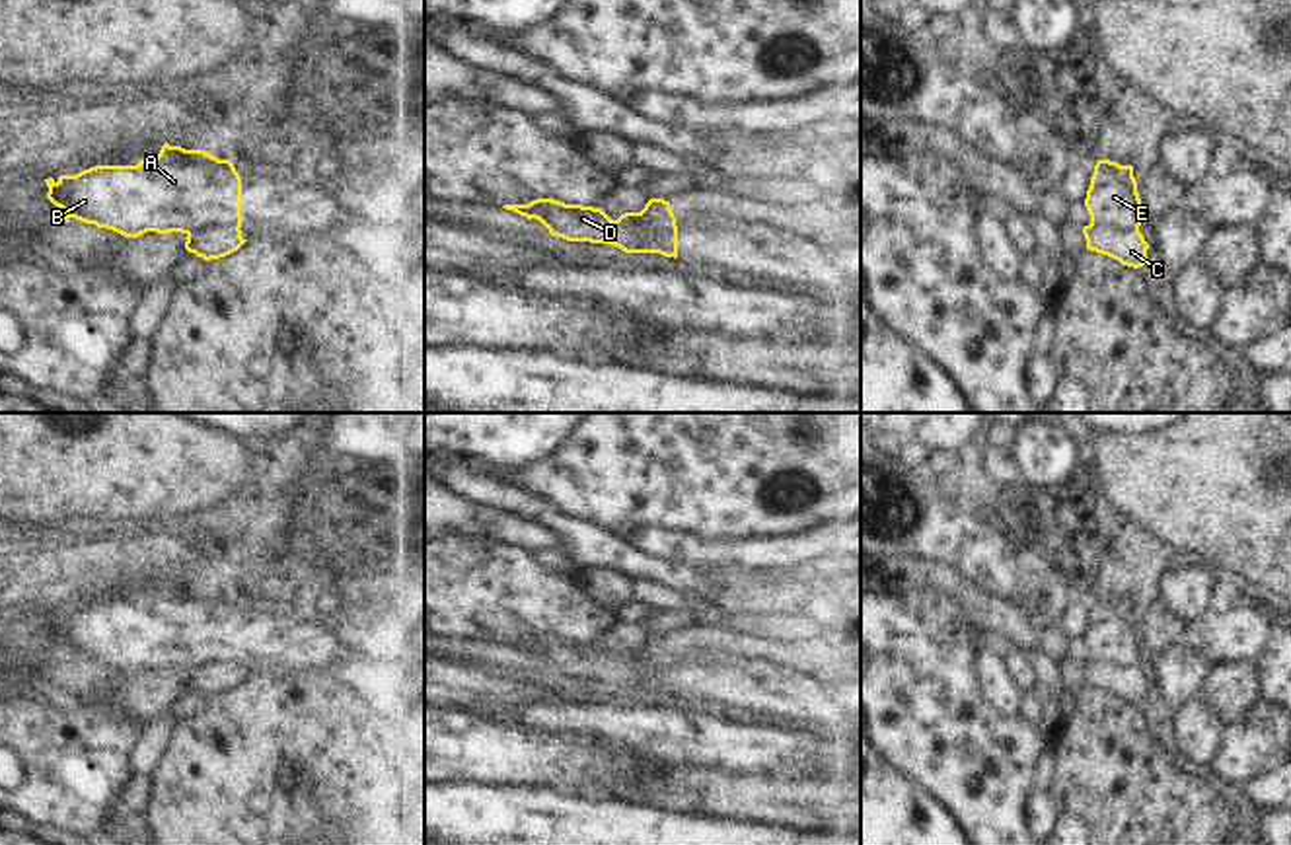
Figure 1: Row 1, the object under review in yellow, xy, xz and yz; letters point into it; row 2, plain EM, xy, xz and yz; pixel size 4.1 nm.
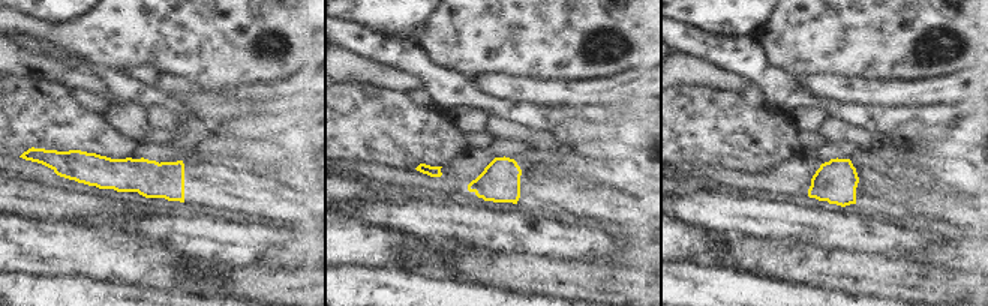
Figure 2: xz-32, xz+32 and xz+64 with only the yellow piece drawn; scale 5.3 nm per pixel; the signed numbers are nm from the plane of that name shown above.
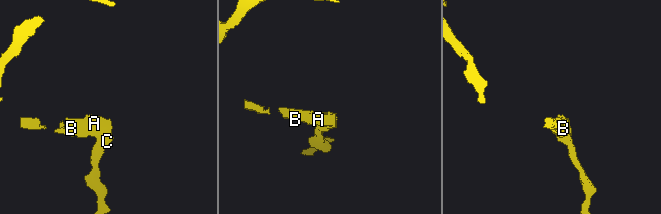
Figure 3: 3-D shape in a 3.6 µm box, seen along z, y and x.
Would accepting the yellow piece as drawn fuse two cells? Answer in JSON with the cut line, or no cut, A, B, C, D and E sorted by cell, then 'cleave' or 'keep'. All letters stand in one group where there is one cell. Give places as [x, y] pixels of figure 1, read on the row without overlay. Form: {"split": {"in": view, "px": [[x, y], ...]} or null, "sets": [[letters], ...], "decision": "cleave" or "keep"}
{"split": {"in": "xy", "px": [[238, 662], [201, 662], [187, 670]]}, "sets": [["A", "B", "D", "E"], ["C"]], "decision": "cleave"}

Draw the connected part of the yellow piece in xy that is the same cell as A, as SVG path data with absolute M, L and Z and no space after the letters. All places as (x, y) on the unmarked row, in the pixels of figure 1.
M162 582L154 594L136 602L95 602L76 611L45 615L47 635L64 648L97 664L113 666L125 674L146 668L197 668L201 664L241 664L241 613L230 596L218 596L204 586Z

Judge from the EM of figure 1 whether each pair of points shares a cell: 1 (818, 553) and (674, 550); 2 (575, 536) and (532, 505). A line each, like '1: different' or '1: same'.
1: same
2: same

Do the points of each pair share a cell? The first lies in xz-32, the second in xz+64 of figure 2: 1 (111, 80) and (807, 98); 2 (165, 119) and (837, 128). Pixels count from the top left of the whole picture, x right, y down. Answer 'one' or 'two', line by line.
1: one
2: one

